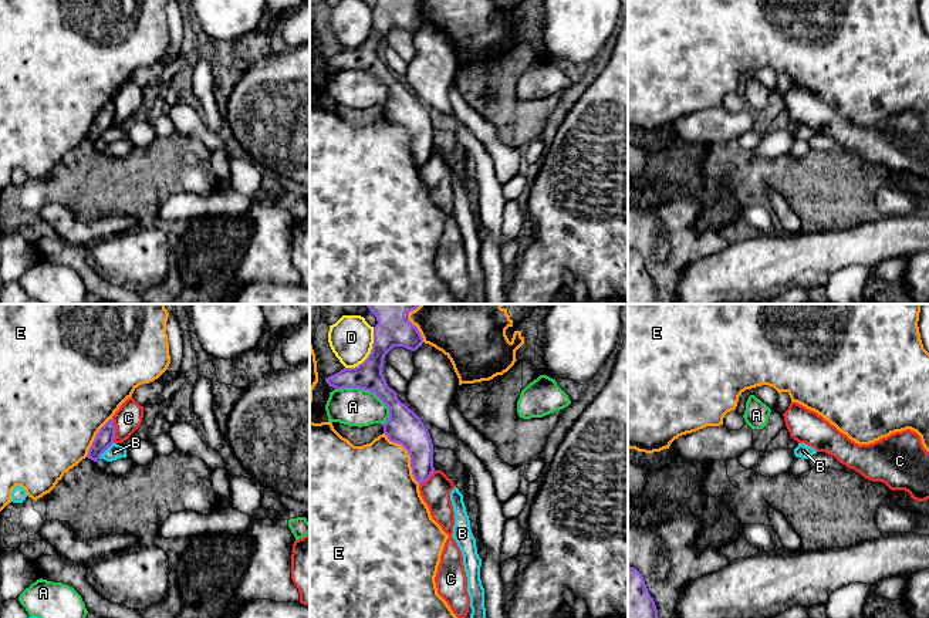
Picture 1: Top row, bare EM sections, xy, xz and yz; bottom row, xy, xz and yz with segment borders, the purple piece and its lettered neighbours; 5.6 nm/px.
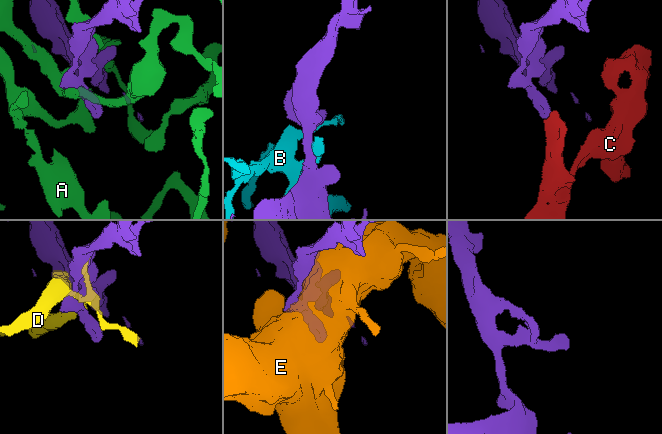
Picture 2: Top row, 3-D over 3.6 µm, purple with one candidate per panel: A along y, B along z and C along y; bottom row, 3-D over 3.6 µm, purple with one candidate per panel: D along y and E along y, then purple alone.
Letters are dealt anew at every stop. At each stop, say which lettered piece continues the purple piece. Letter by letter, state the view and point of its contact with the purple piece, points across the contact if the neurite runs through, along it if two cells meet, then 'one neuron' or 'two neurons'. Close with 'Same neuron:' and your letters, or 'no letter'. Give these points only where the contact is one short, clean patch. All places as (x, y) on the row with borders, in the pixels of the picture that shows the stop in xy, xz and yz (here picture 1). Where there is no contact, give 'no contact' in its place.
A: meets purple in xz at (367, 389); two neurons
B: meets purple in xy at (105, 449); two neurons
C: meets purple in xy at (114, 431); border along xy (111, 419), (114, 442); two neurons
D: meets purple in xz at (371, 353); two neurons
E: meets purple in xz at (409, 455); two neurons
Same neuron: no letter

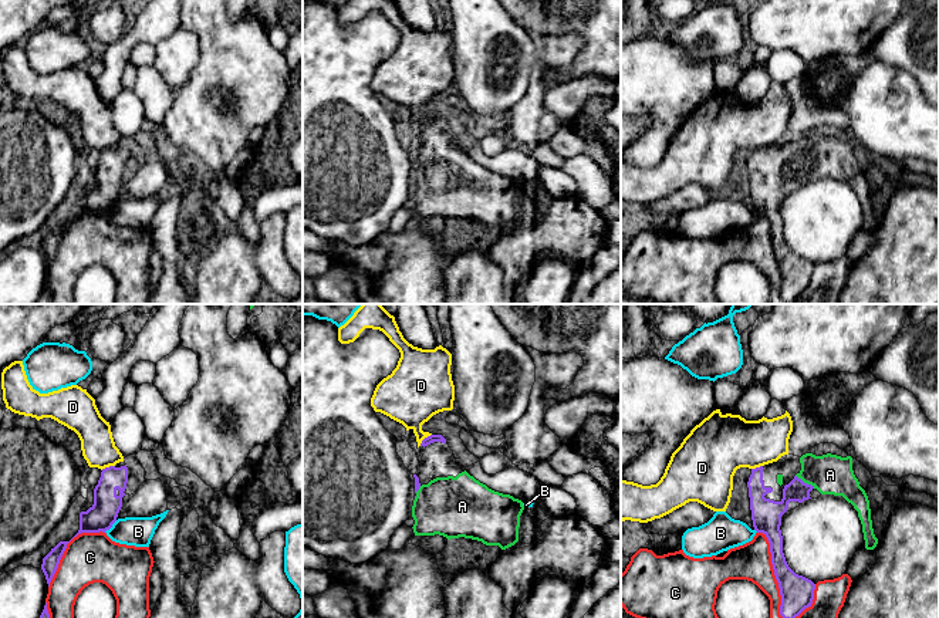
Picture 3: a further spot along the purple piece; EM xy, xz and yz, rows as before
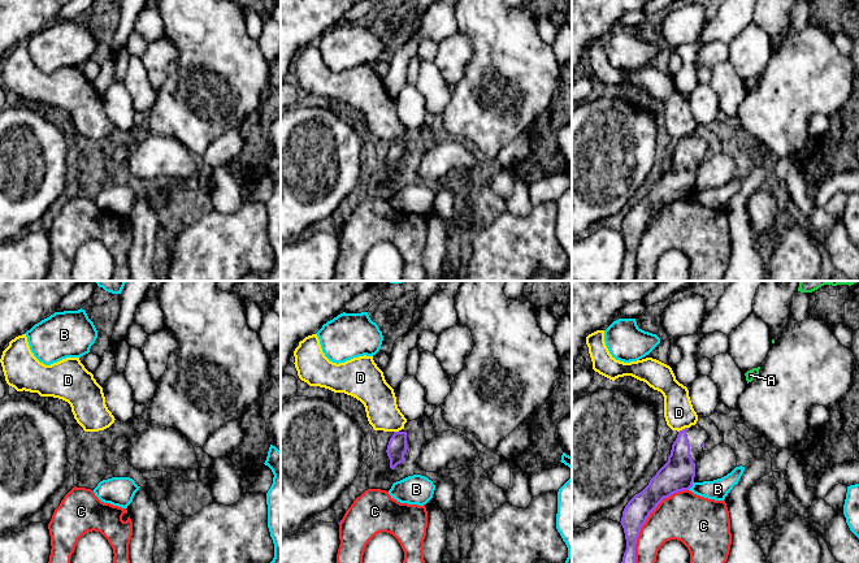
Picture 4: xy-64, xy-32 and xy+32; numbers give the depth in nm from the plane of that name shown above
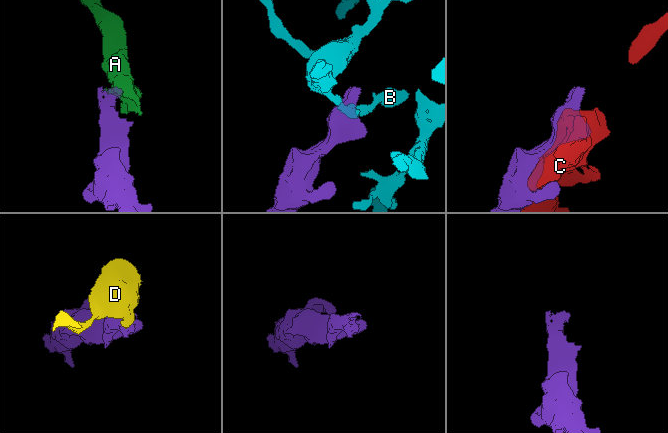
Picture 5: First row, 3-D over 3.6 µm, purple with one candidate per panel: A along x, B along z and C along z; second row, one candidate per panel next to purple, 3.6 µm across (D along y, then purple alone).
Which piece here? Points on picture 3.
A: meets purple in yz at (806, 483); one neuron
B: meets purple in xy at (110, 527); two neurons
C: meets purple in yz at (774, 573); two neurons
D: meets purple in xz at (424, 439); border along xz (431, 434), (419, 445); two neurons
Same neuron: A

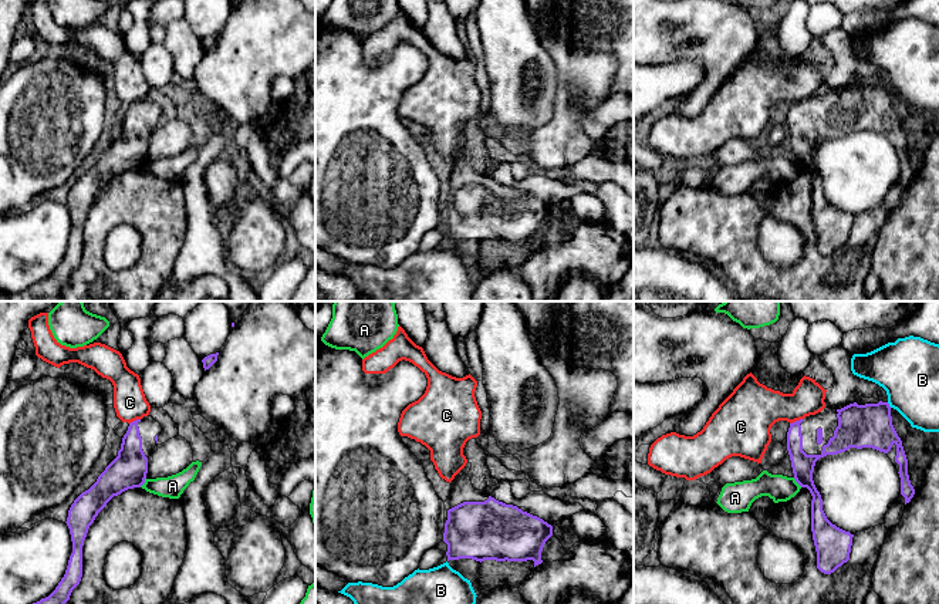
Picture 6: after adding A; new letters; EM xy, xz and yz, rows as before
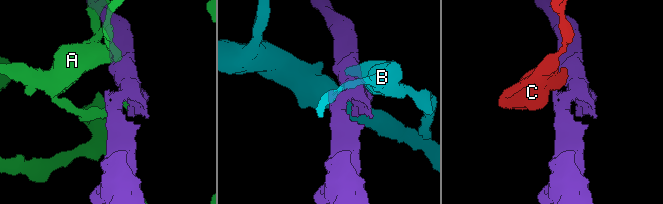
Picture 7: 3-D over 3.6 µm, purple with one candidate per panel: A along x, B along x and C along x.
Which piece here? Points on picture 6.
A: meets purple in yz at (797, 482); two neurons
B: meets purple in yz at (888, 405); border along yz (887, 402), (891, 407); two neurons
C: meets purple in yz at (796, 421); border along yz (803, 418), (790, 424); two neurons
Same neuron: no letter

